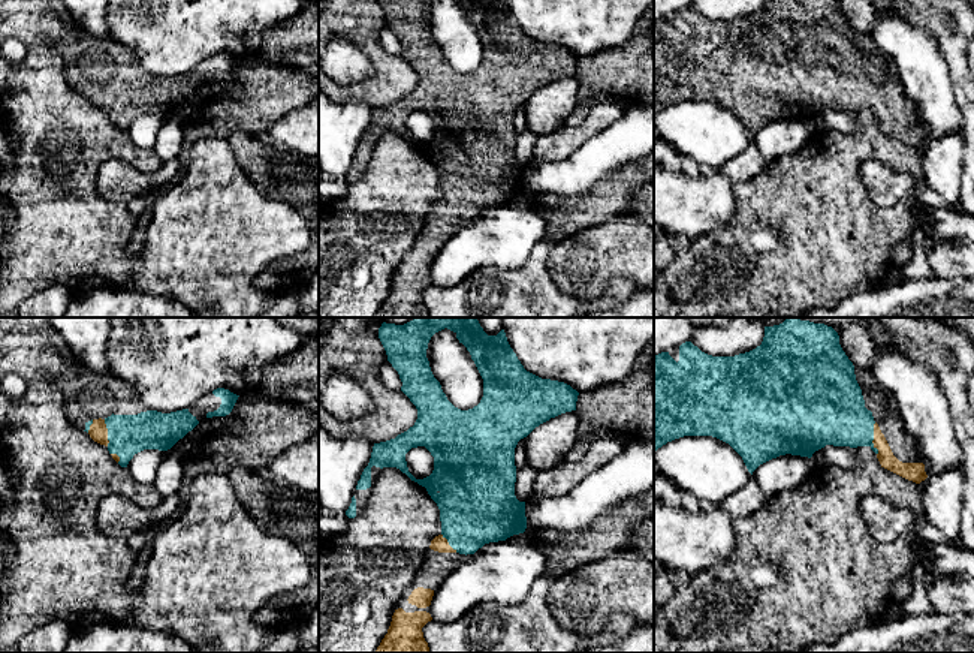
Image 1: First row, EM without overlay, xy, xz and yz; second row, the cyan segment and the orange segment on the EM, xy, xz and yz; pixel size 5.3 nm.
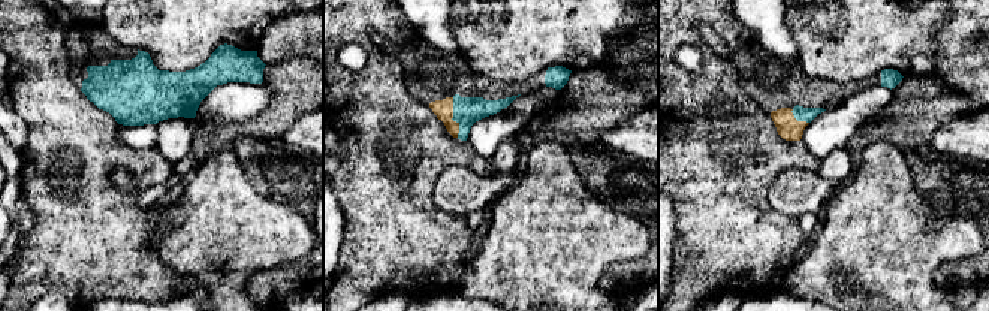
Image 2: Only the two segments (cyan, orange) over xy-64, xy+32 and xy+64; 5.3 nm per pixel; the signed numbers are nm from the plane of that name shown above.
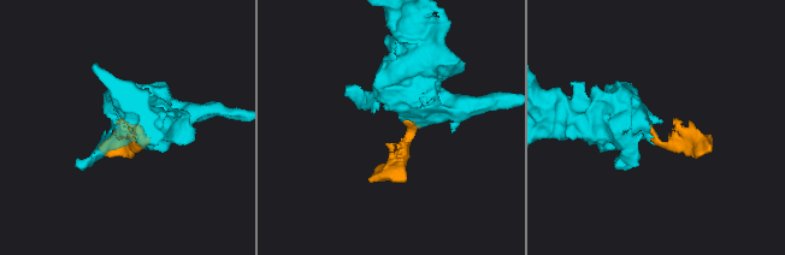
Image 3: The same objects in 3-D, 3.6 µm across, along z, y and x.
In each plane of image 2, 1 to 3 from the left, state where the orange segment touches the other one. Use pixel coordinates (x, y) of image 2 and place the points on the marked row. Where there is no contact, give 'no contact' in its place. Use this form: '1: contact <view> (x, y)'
1: no contact
2: contact xy+32 (454, 117)
3: contact xy+64 (799, 120)

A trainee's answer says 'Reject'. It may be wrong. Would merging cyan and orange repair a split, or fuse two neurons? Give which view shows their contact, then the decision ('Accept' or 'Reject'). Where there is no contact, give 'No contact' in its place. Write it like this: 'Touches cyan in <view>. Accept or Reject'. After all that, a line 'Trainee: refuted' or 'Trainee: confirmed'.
Touches cyan in yz. Accept
Trainee: refuted

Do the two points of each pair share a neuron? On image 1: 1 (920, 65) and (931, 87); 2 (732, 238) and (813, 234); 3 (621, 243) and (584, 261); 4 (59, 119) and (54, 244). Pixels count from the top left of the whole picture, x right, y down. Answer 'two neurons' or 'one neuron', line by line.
1: one neuron
2: one neuron
3: one neuron
4: one neuron

